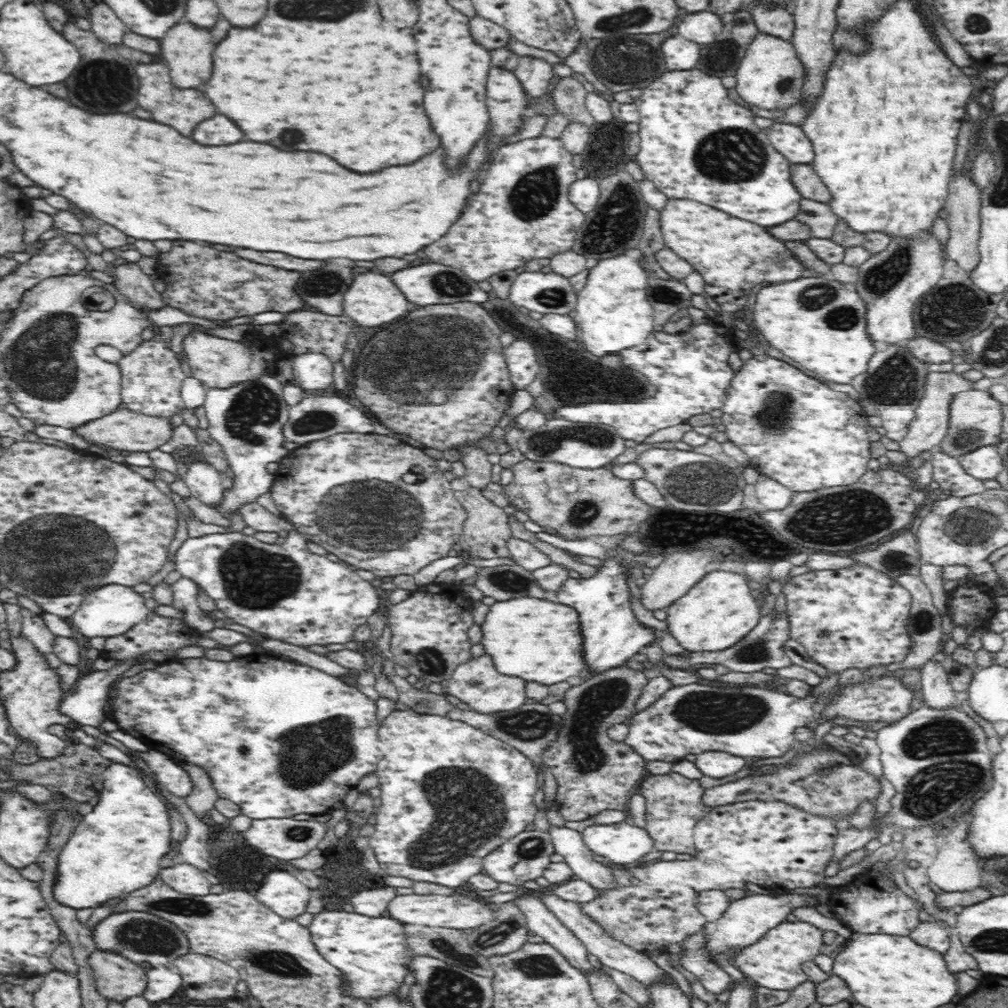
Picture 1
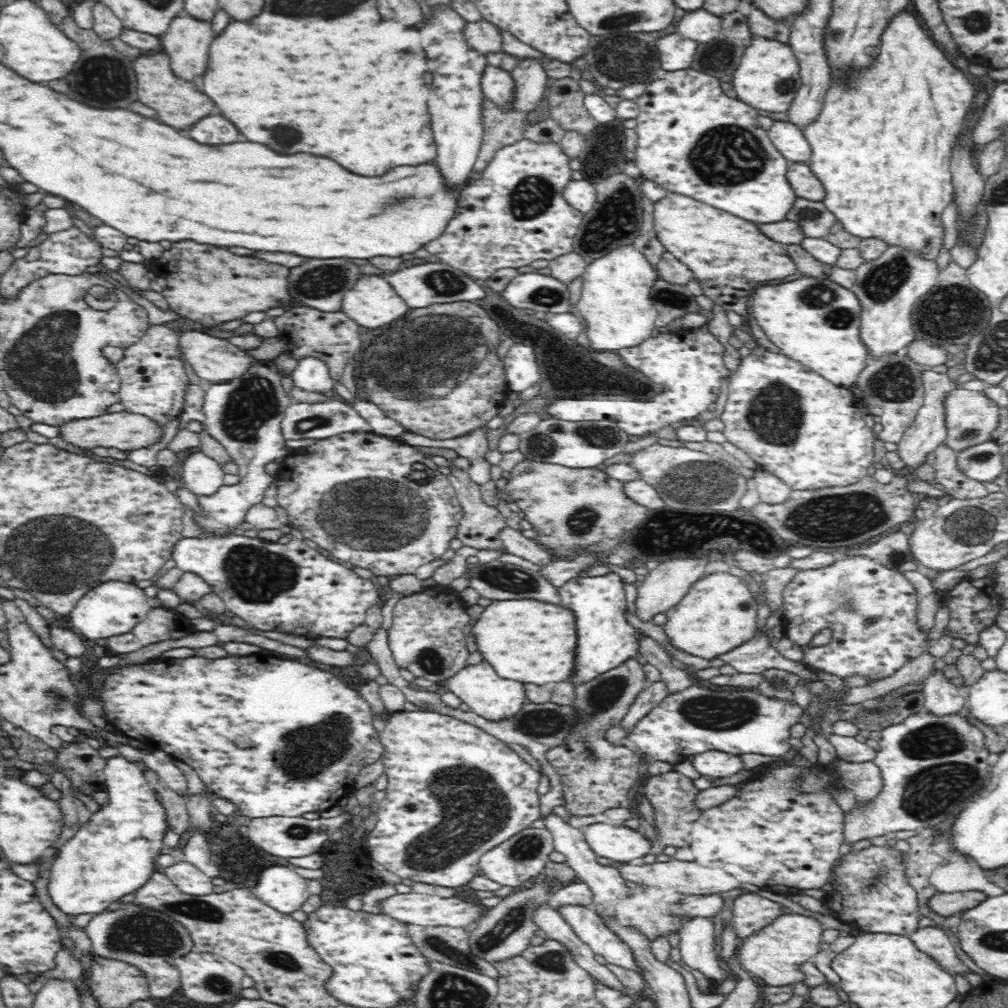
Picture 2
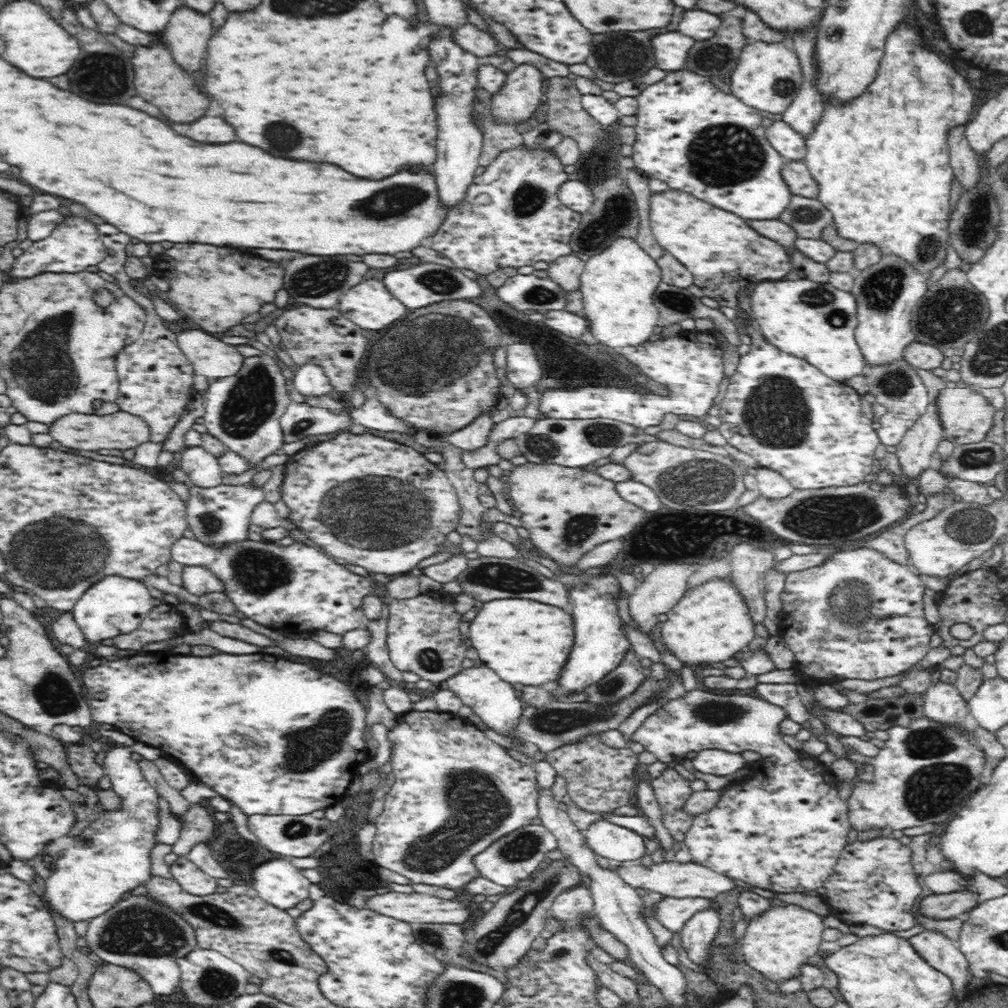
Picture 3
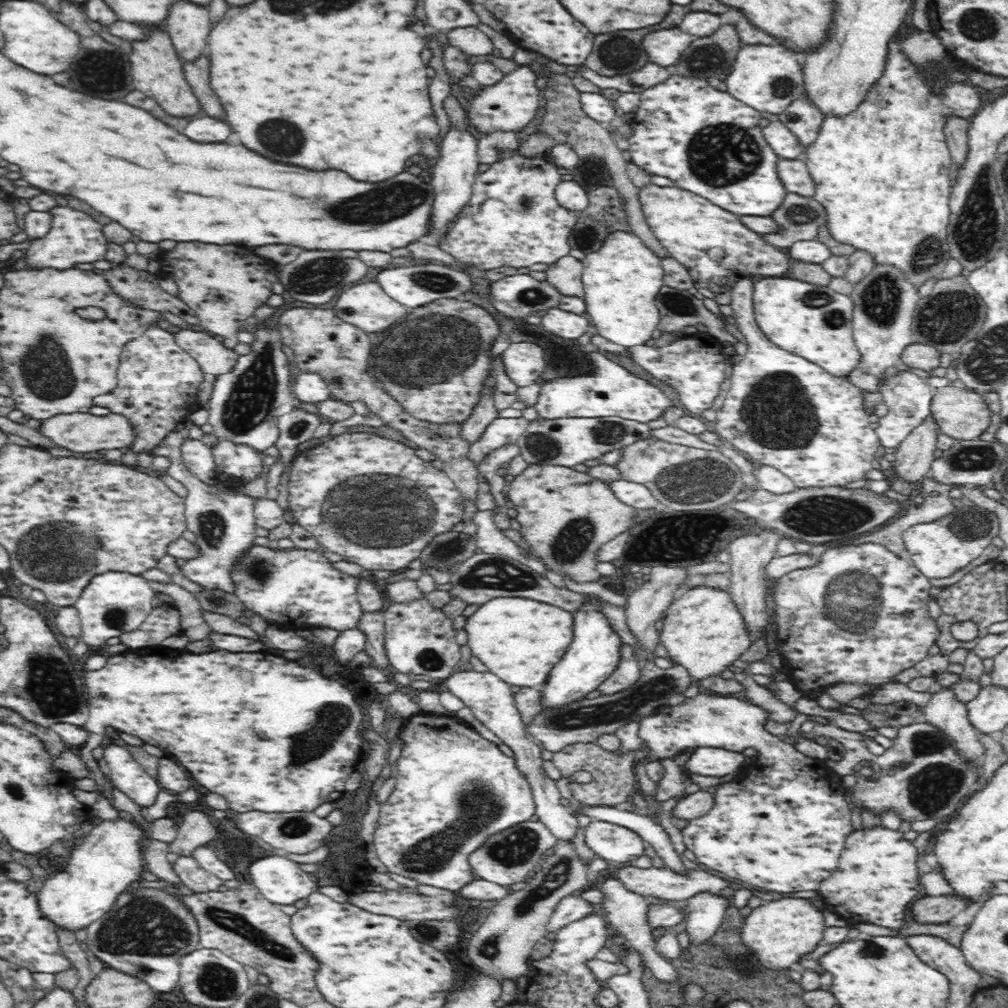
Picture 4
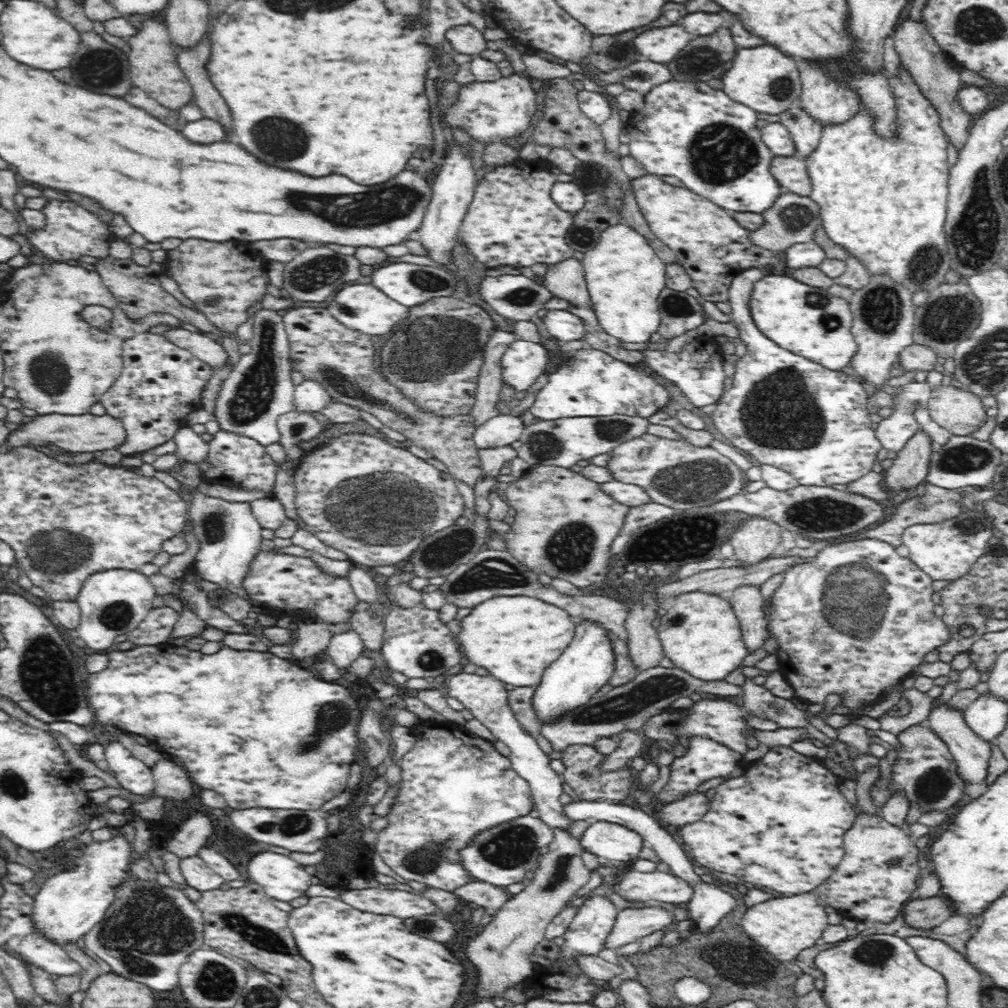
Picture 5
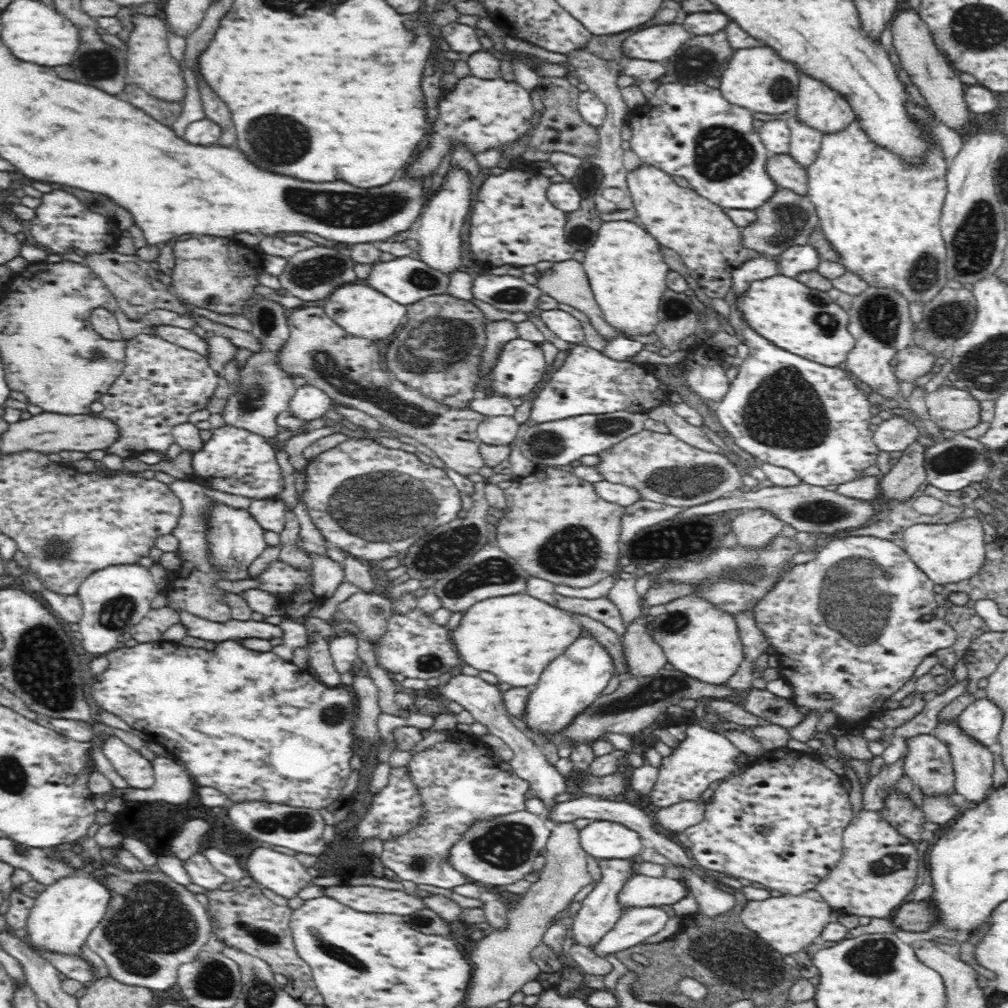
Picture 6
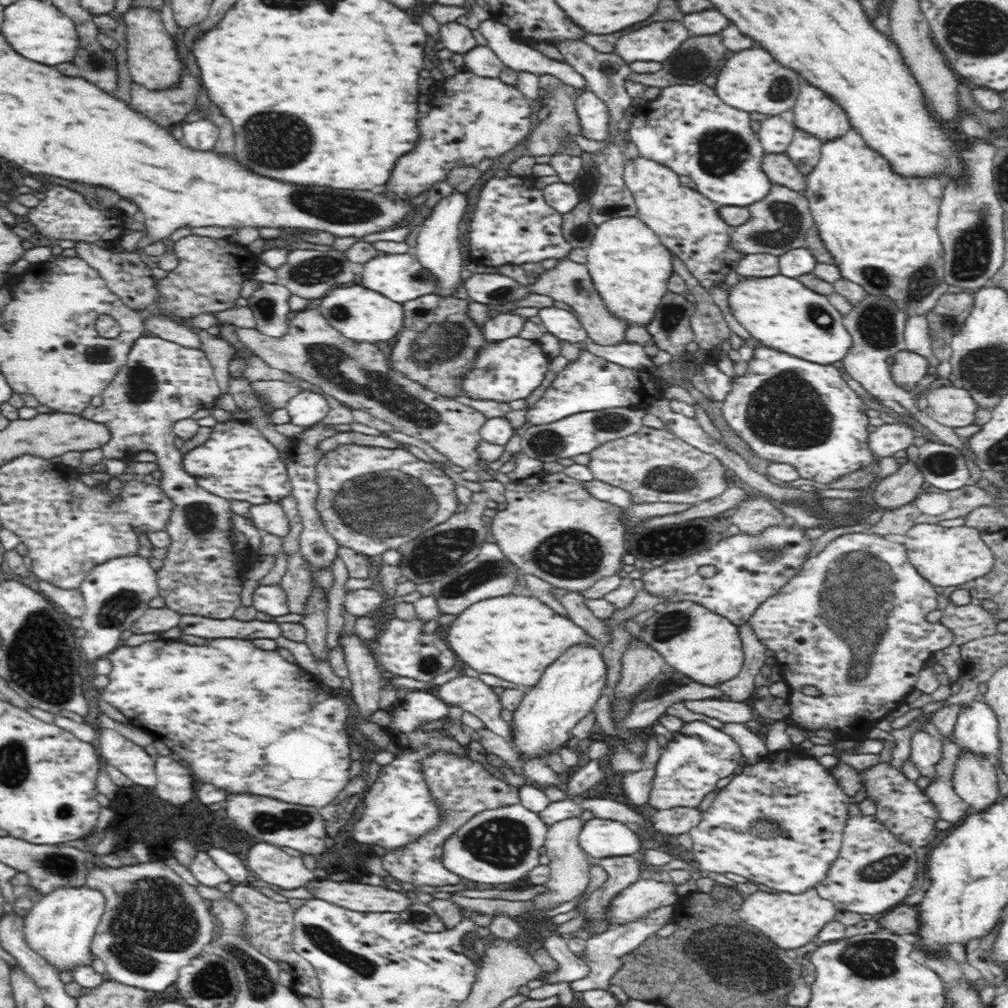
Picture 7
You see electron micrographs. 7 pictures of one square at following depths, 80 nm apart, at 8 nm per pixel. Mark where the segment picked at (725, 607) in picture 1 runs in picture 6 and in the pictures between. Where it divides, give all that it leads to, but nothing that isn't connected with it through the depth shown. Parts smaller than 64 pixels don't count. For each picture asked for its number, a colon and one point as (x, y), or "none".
2: (718, 614)
3: (711, 623)
4: (703, 631)
5: (700, 633)
6: (701, 641)

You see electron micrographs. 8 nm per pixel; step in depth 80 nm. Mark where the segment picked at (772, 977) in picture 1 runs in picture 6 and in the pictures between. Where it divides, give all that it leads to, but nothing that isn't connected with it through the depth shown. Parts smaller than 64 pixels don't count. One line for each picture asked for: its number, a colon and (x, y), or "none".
2: (775, 953)
3: (777, 943)
4: (778, 932)
5: (783, 926)
6: (788, 923)

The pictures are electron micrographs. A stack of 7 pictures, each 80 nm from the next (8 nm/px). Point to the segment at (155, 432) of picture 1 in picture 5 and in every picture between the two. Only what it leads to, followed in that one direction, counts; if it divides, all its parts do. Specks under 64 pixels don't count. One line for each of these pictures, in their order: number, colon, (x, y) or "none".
2: (124, 430)
3: (122, 430)
4: (80, 432)
5: (87, 432)

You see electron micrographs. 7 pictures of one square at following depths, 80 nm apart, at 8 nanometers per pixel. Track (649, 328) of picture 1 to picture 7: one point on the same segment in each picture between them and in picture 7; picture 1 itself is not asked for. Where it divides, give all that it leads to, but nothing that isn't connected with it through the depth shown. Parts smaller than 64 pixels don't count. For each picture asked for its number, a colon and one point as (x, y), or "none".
2: (615, 305)
3: (617, 286)
4: (621, 280)
5: (624, 275)
6: (626, 267)
7: (630, 267)

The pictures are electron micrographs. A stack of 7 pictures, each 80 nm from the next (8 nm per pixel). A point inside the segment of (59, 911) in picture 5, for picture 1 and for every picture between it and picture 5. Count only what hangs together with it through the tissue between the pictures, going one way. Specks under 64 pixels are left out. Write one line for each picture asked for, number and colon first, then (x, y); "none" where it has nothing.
1: (116, 849)
2: (113, 854)
3: (108, 859)
4: (108, 858)

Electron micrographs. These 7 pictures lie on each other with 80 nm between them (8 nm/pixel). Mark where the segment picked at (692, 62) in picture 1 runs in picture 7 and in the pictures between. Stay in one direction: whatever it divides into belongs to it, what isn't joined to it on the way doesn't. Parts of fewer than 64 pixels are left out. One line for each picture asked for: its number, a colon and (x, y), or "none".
2: (676, 52)
3: (670, 50)
4: (664, 47)
5: (661, 45)
6: (658, 43)
7: (656, 42)

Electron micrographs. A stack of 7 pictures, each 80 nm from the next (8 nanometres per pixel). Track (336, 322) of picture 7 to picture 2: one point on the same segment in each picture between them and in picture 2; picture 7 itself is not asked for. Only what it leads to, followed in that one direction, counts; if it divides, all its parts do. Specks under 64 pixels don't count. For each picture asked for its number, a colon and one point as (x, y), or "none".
2: (372, 303)
3: (369, 305)
4: (365, 306)
5: (363, 307)
6: (362, 311)

